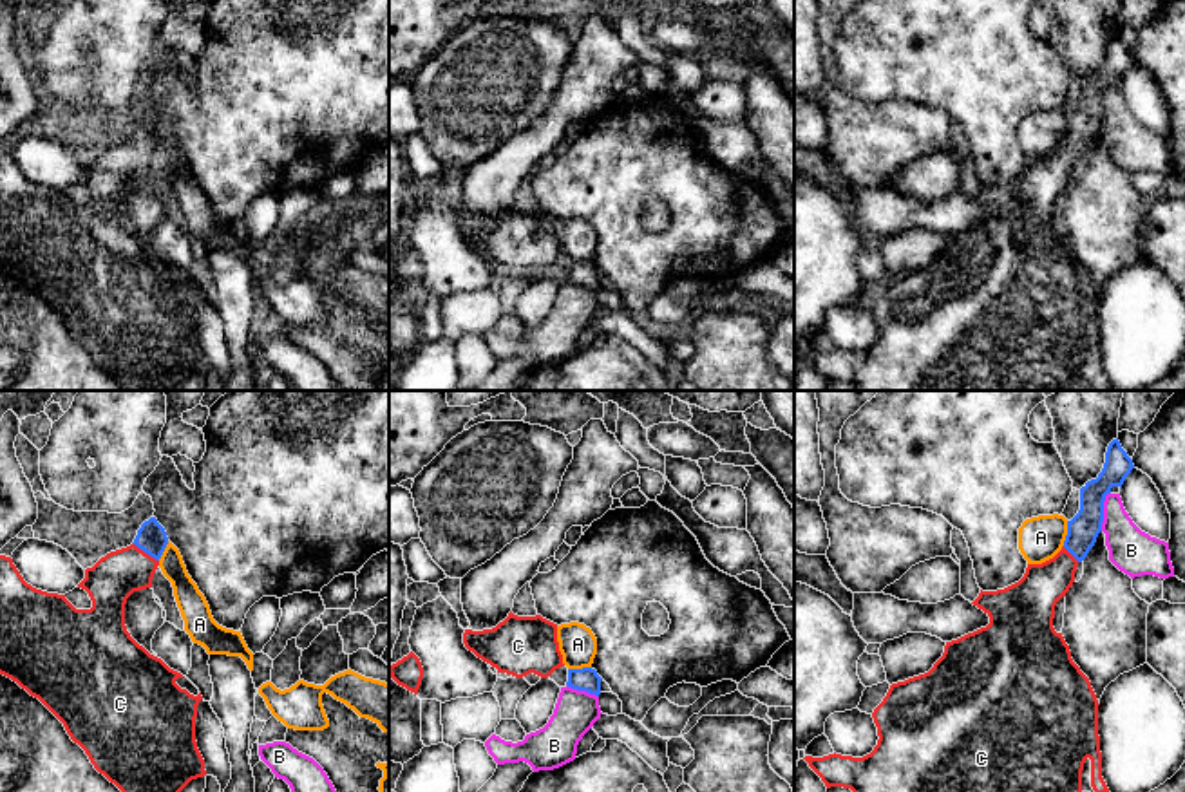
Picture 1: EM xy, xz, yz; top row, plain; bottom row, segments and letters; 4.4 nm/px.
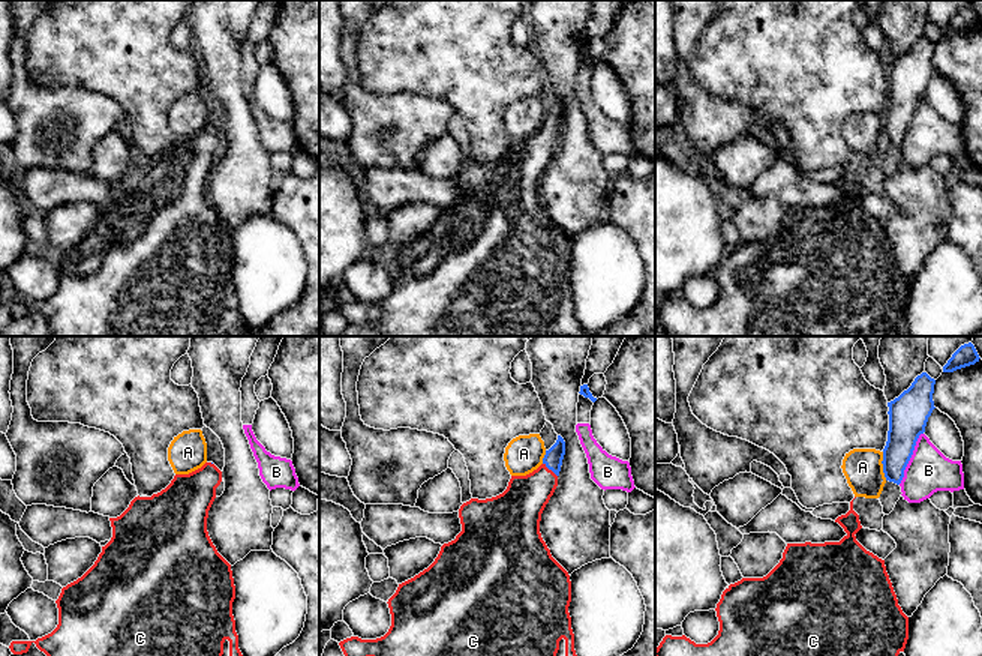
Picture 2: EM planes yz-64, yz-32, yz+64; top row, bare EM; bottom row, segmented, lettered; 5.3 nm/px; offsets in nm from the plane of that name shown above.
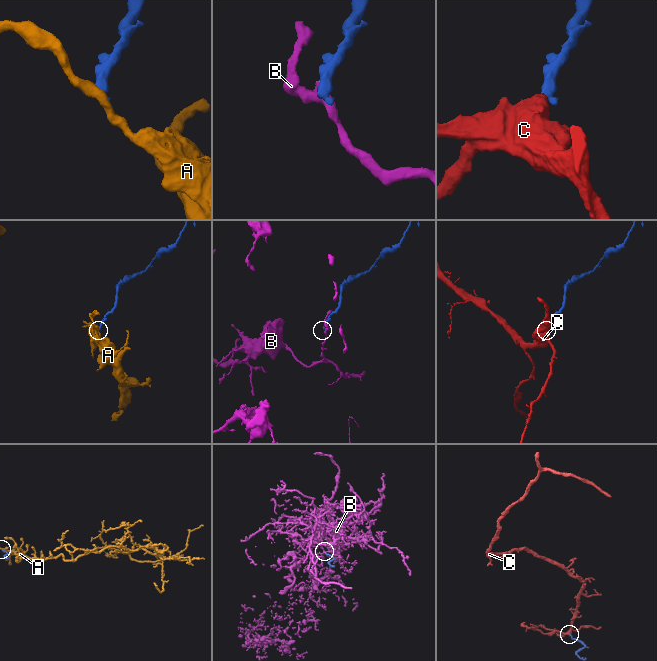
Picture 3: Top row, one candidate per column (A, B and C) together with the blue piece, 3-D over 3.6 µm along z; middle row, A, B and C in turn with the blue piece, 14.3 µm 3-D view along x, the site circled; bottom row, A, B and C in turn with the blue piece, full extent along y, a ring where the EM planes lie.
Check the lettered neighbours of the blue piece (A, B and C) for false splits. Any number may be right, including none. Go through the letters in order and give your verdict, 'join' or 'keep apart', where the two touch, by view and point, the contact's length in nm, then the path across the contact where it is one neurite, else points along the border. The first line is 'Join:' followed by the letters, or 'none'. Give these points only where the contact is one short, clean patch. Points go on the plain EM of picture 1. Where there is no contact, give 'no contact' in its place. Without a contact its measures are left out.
Join: C
A: keep apart; meets blue in yz at (1068, 129); contact 110 nm long; border along yz (1068, 116), (1062, 140)
B: keep apart; meets blue in yz at (1102, 107); contact 180 nm long; border along yz (1109, 87), (1104, 96), (1100, 125)
C: join; meets blue in xy at (145, 147); contact 150 nm long; runs through xy (151, 132), (145, 147), (113, 174)

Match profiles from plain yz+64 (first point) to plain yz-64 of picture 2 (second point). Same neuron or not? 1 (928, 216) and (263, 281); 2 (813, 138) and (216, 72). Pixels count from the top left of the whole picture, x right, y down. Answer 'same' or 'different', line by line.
1: different
2: different

